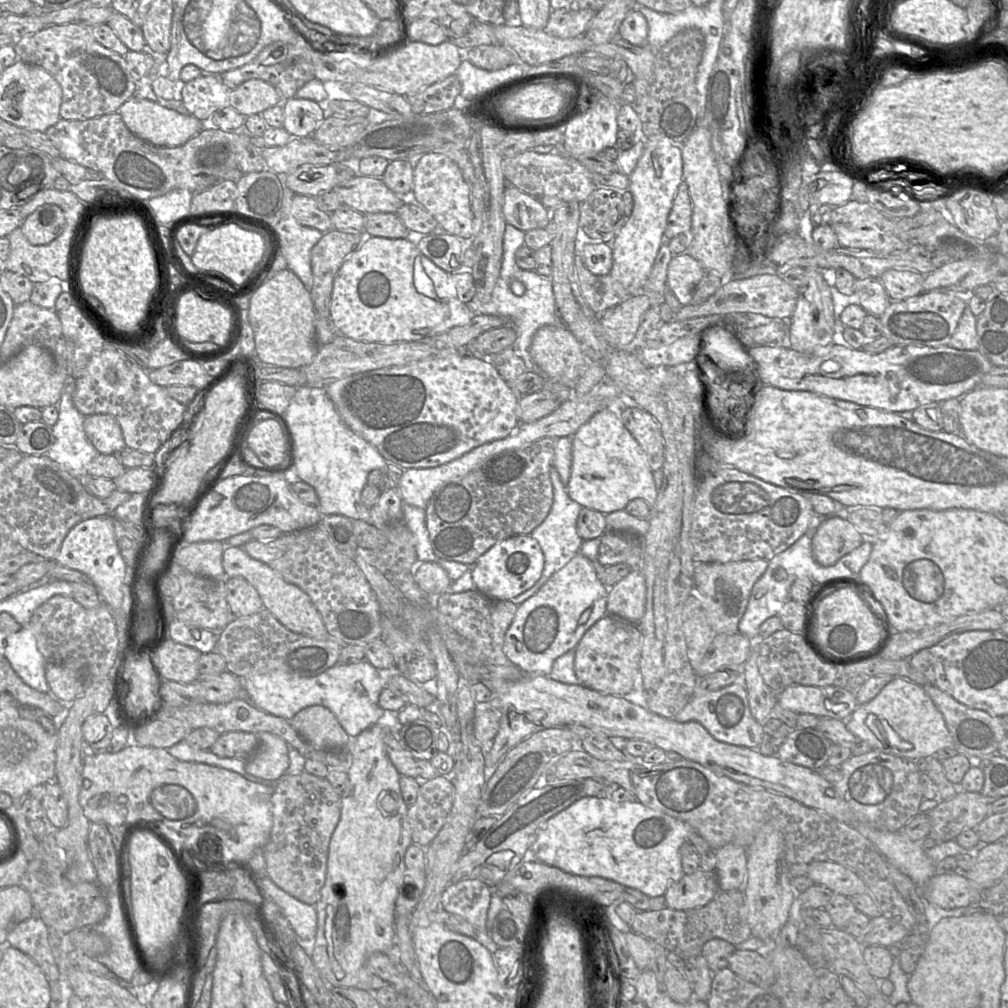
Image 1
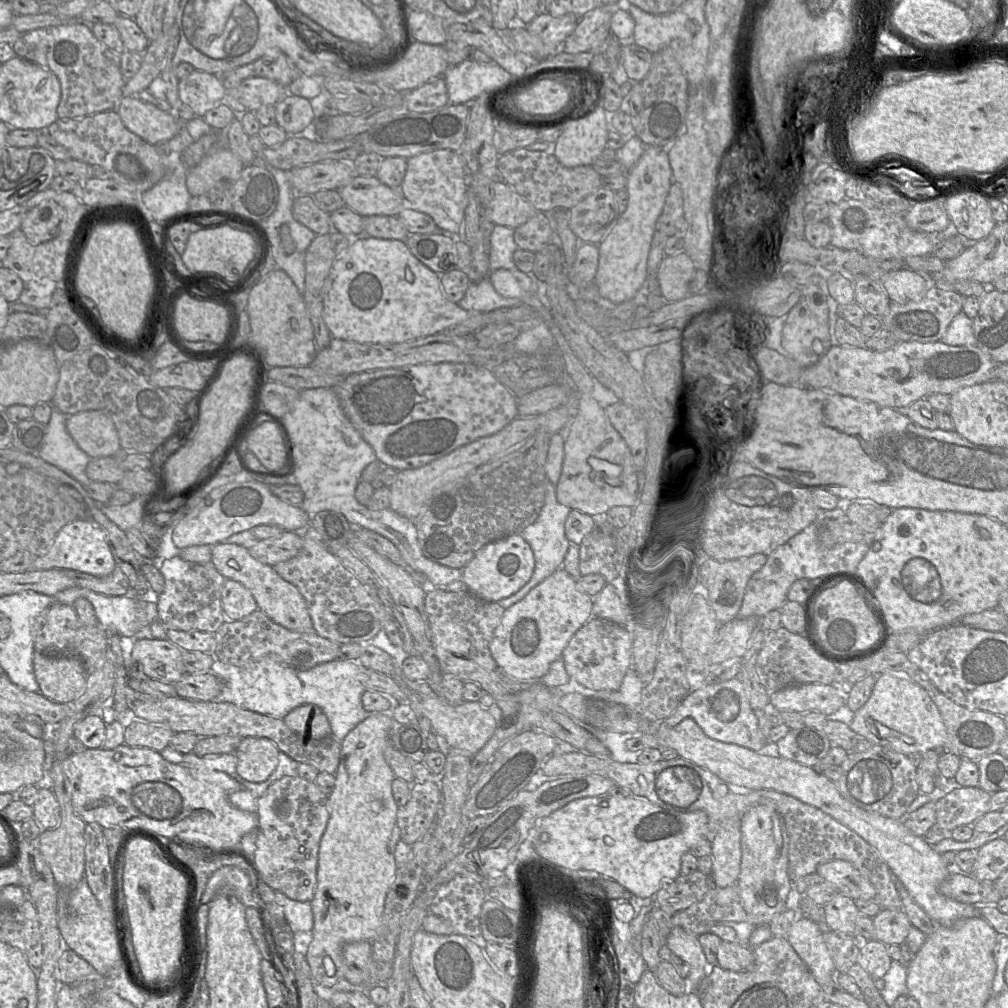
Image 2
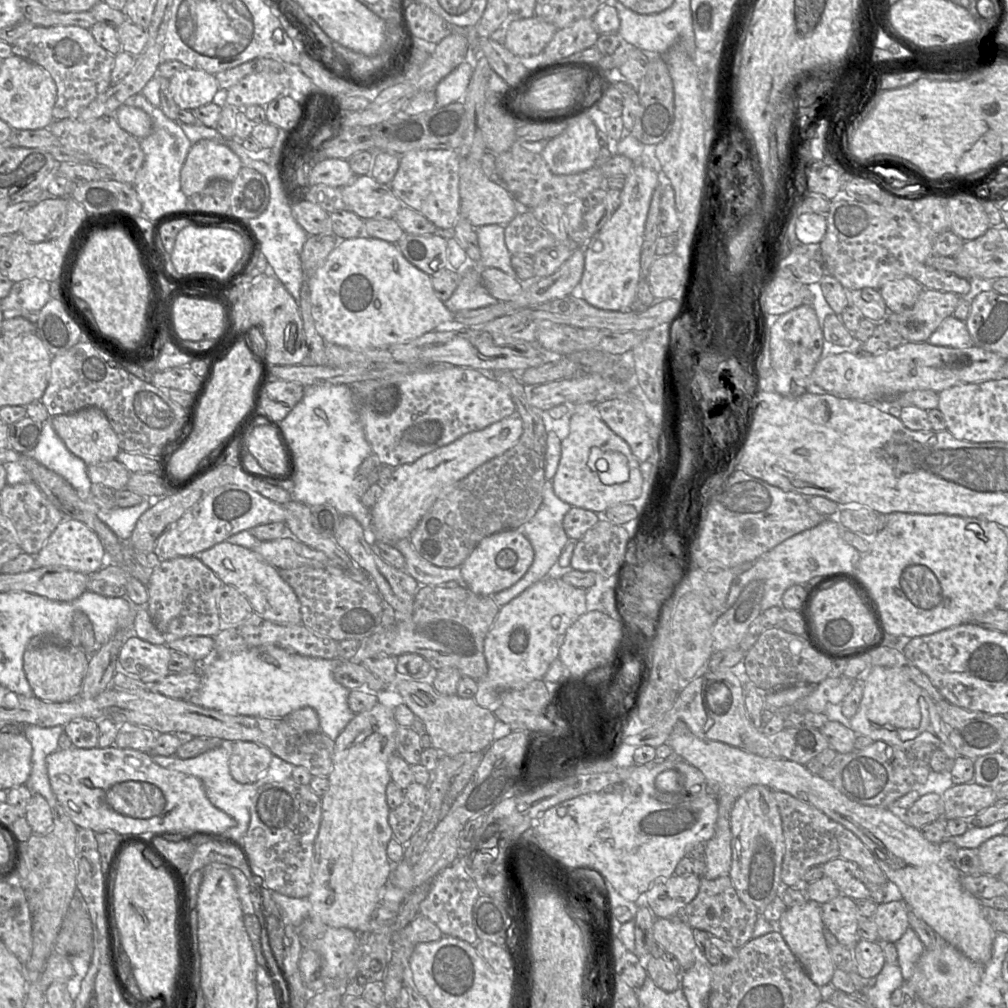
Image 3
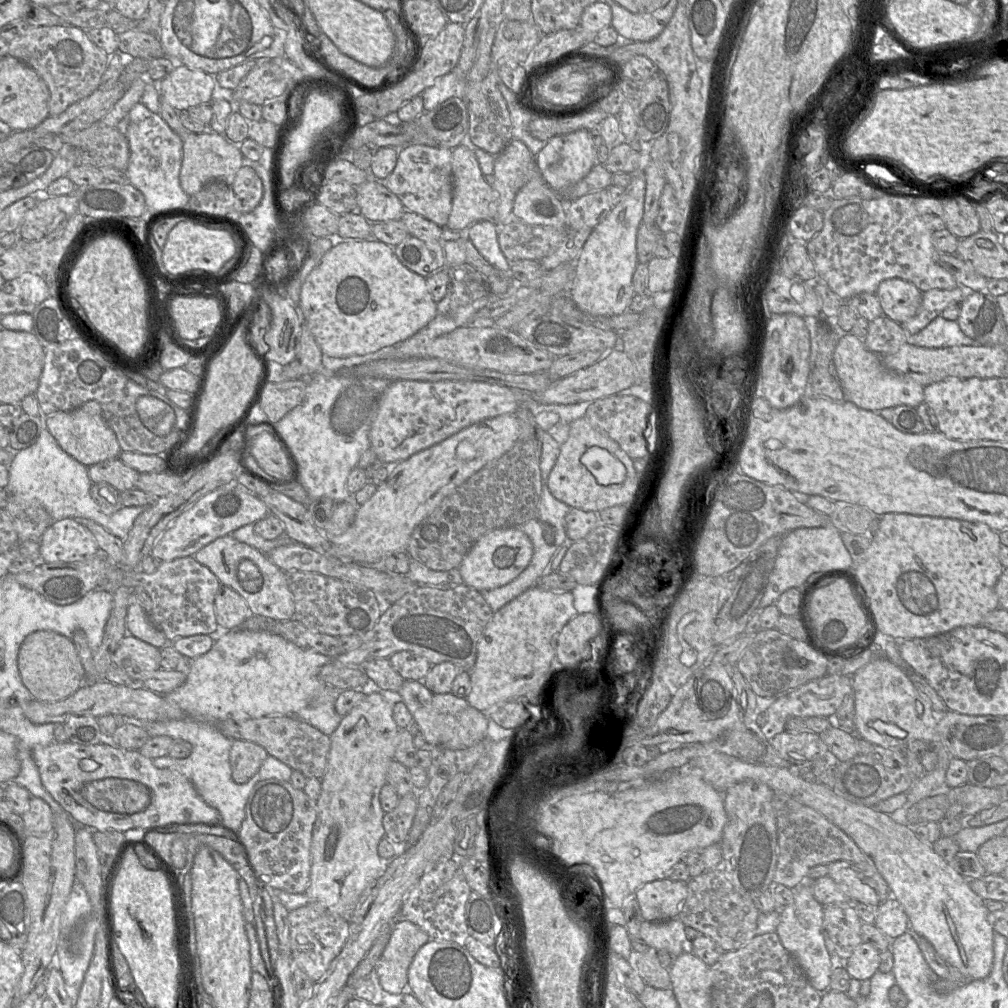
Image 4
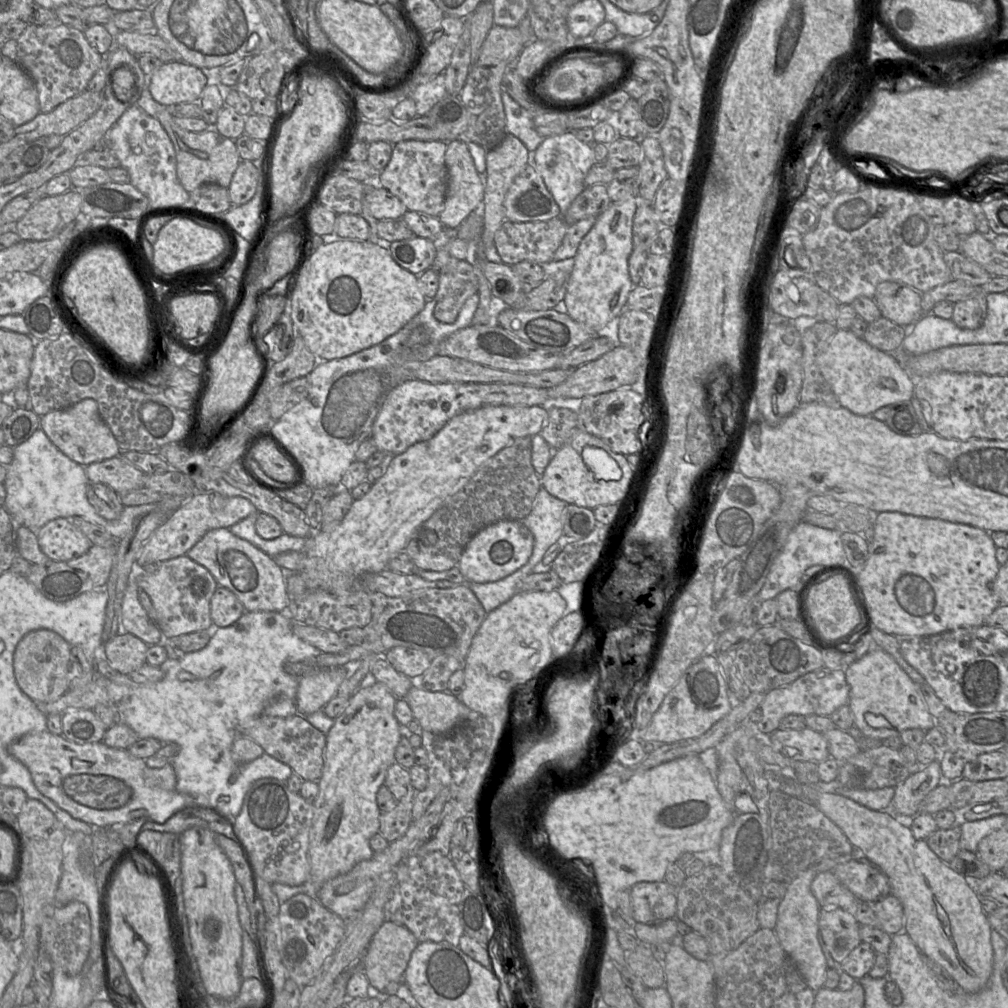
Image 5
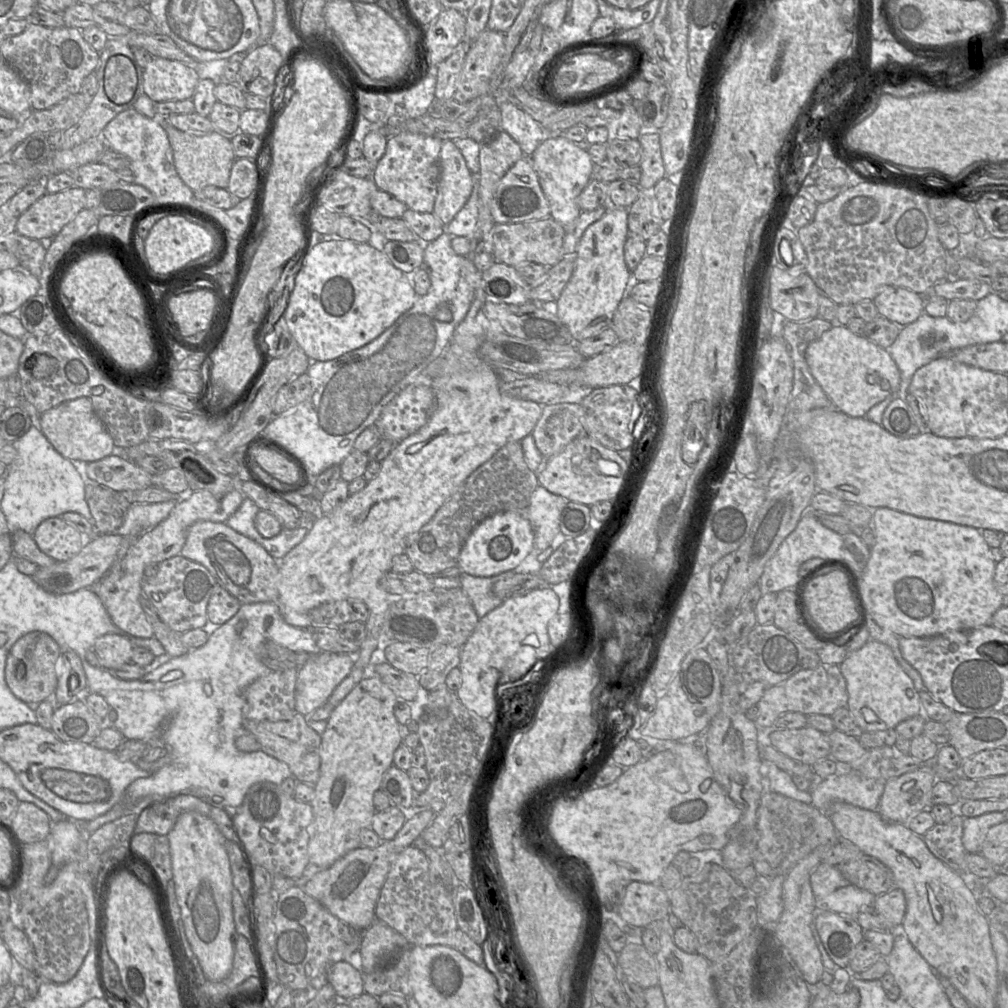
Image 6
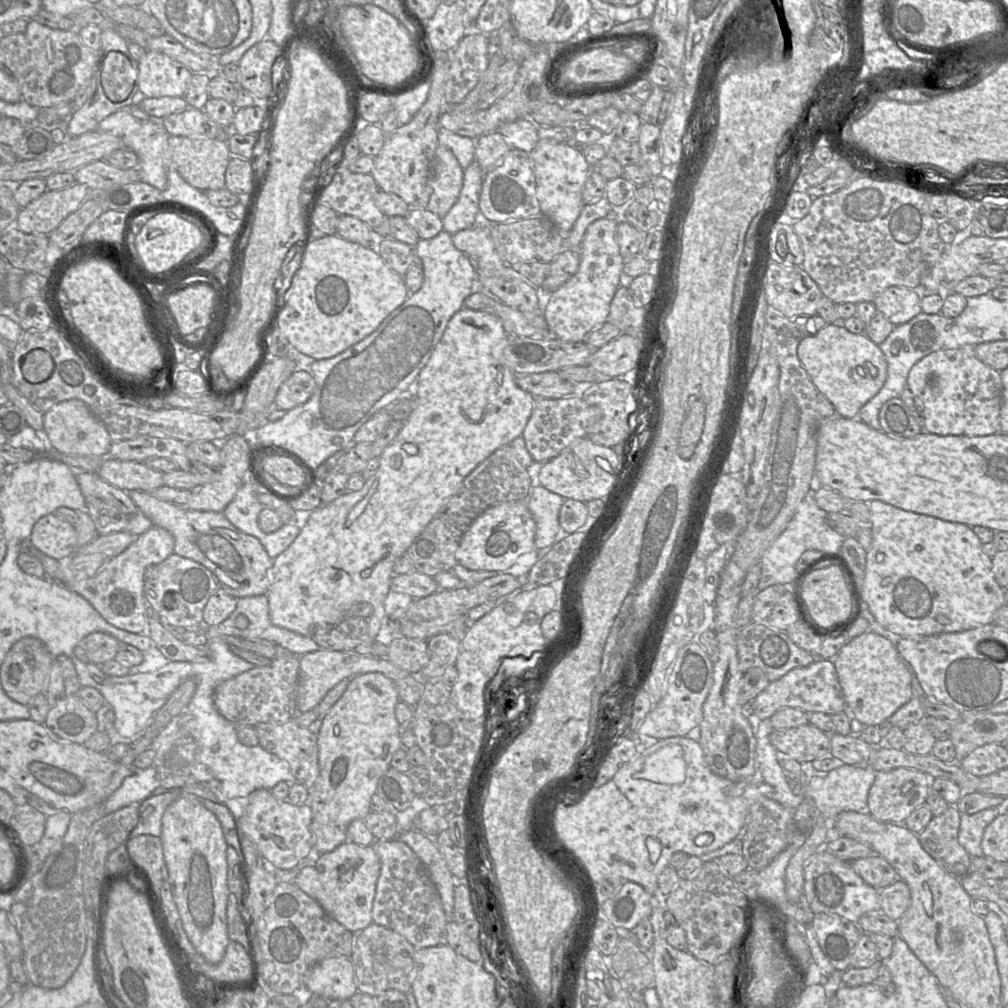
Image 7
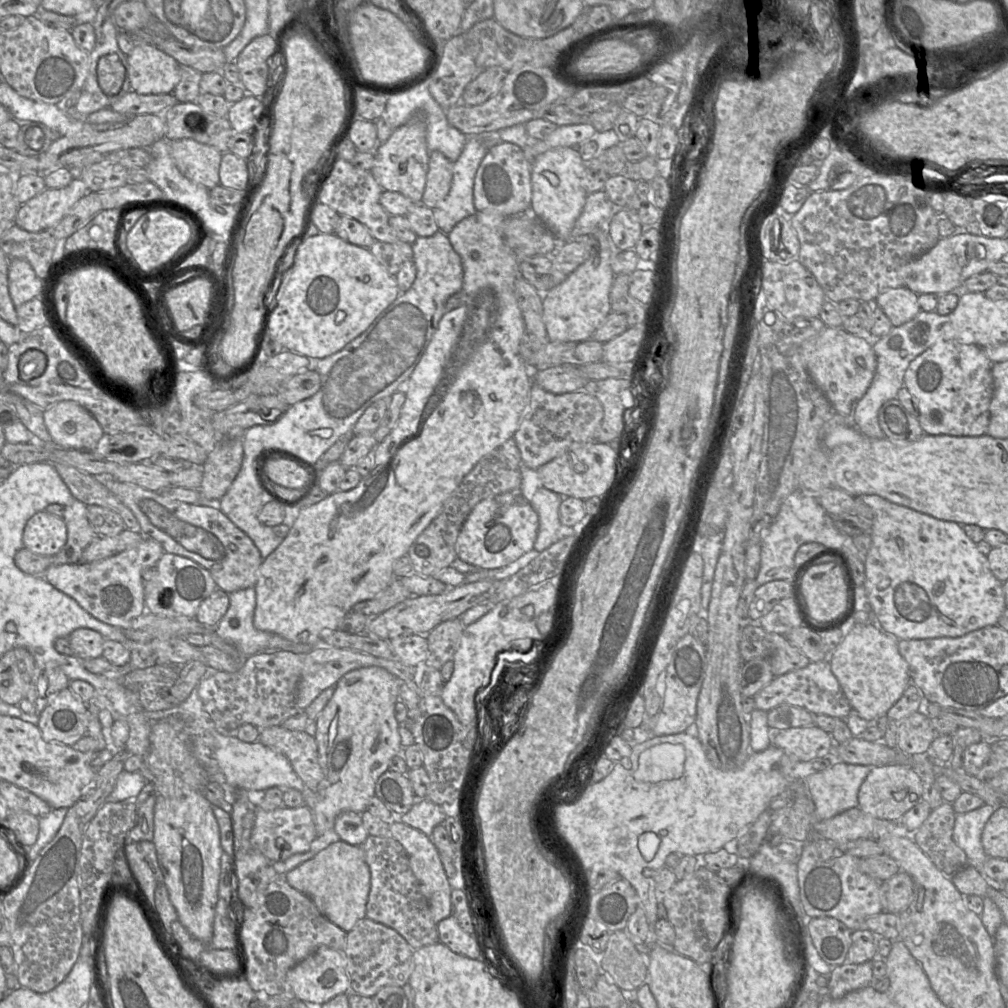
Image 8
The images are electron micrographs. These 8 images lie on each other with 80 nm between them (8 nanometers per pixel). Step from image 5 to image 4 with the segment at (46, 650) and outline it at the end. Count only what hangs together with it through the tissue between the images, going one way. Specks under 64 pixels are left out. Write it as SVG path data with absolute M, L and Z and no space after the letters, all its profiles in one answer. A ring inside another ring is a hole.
M54 631L29 634L20 646L17 663L24 686L40 702L63 700L85 683L85 670L71 638Z

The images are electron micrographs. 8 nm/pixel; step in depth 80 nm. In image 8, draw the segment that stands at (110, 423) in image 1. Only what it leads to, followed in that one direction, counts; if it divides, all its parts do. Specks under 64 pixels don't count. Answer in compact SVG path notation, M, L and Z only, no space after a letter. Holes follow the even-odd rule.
M61 401L43 411L54 445L63 449L93 451L104 432L98 421L74 401Z

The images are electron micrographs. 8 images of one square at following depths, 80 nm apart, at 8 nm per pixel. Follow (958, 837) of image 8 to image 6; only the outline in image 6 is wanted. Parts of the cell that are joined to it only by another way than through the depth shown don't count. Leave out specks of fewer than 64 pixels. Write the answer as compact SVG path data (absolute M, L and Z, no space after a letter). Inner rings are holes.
M989 812L976 817L963 818L962 844L966 851L980 853L989 828L1003 821L1006 821L1004 812Z

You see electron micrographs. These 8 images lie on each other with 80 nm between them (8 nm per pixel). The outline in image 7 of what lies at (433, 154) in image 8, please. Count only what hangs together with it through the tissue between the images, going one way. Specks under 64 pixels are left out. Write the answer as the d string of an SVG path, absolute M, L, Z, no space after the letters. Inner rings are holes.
M438 145L434 157L432 194L427 209L439 217L445 216L456 203L463 187L464 169L453 152Z

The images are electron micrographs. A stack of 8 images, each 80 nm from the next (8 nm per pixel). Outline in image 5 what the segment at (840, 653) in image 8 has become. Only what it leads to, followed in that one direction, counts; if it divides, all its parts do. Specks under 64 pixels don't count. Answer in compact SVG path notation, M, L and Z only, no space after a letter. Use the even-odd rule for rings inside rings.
M884 650L869 652L850 664L844 673L849 686L848 706L854 726L864 736L885 740L899 736L907 729L919 728L926 732L936 726L936 719L929 713L918 685Z

